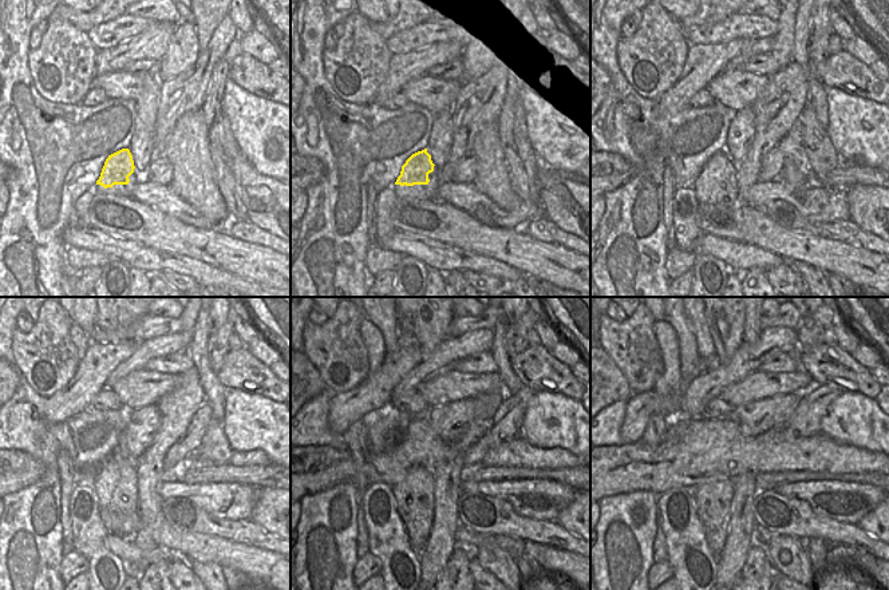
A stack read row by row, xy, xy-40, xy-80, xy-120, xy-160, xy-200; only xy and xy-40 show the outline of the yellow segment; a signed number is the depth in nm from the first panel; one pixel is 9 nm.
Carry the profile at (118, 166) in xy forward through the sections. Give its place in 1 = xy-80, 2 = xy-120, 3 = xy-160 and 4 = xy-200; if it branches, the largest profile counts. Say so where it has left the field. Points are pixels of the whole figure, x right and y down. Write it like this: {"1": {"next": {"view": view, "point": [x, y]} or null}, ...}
{"1": {"next": {"view": "xy-80", "point": [715, 170]}}, "2": {"next": {"view": "xy-120", "point": [114, 471]}}, "3": {"next": {"view": "xy-160", "point": [415, 475]}}, "4": {"next": {"view": "xy-200", "point": [716, 480]}}}

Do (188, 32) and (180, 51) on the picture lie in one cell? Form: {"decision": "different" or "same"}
{"decision": "same"}

